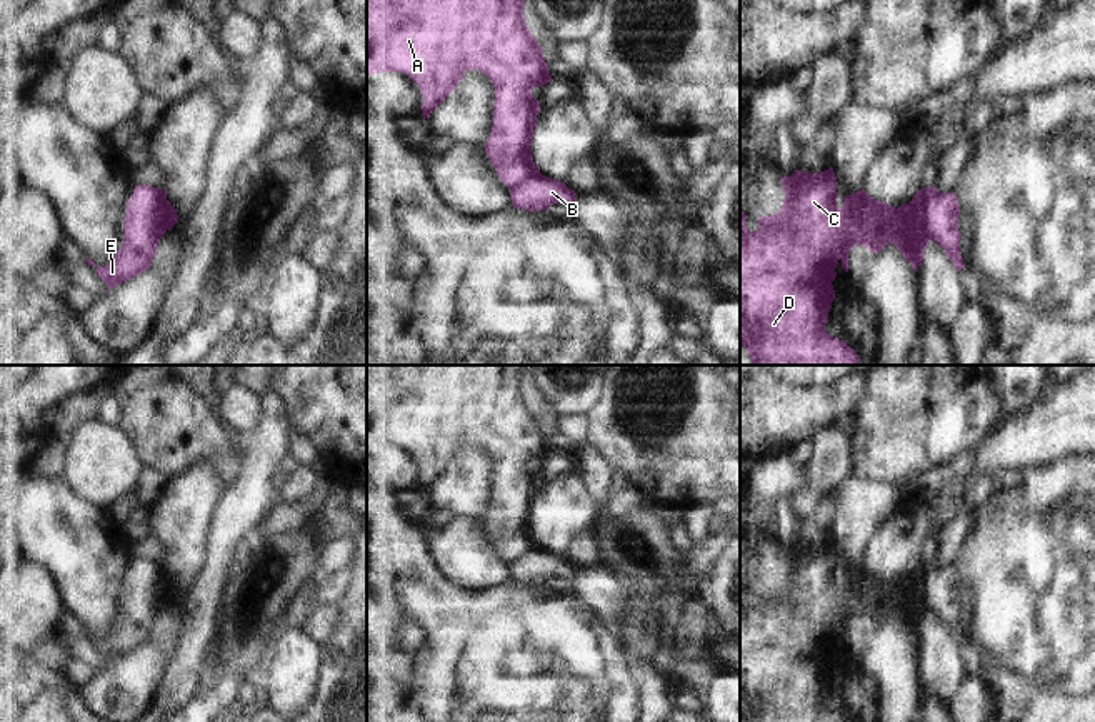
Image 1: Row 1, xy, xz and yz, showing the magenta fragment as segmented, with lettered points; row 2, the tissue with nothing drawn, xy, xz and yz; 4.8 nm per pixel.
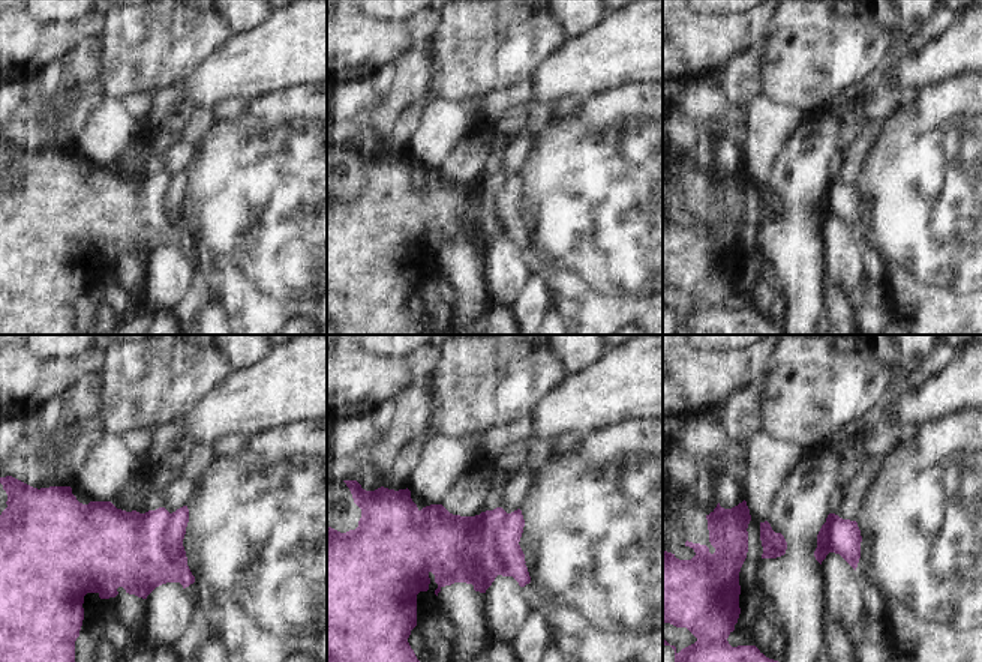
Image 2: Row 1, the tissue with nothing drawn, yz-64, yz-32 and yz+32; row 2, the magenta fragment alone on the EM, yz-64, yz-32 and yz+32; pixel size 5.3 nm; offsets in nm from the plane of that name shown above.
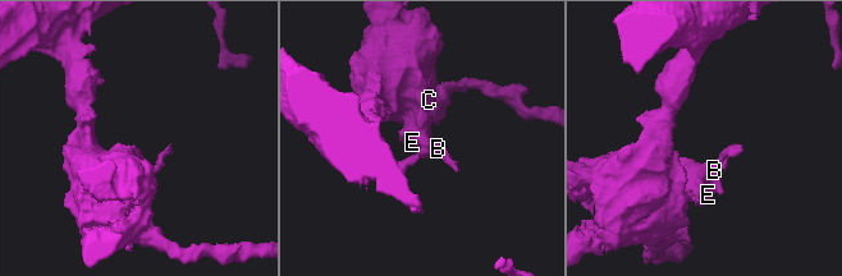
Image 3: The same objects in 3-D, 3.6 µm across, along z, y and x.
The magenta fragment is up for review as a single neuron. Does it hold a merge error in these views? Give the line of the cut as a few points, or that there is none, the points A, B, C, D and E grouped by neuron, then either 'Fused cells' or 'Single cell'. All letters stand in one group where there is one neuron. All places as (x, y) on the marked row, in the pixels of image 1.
Split along yz (940, 194), (925, 207), (925, 232), (930, 239). Groups: A C D E / B. Fused cells

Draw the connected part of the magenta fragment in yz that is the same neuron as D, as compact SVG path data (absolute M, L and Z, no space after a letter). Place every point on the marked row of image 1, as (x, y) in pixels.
M830 167L825 172L812 173L795 170L792 177L780 178L785 190L785 202L778 213L760 217L758 230L745 227L745 215L740 210L740 345L750 355L753 365L858 365L860 357L845 340L833 338L825 332L828 312L835 298L832 282L840 263L848 272L848 252L862 245L873 253L893 243L902 255L917 268L923 262L925 247L932 242L925 230L925 207L940 195L937 187L918 190L913 198L895 208L885 202L872 198L863 188L843 198L843 207L837 205L837 177Z

